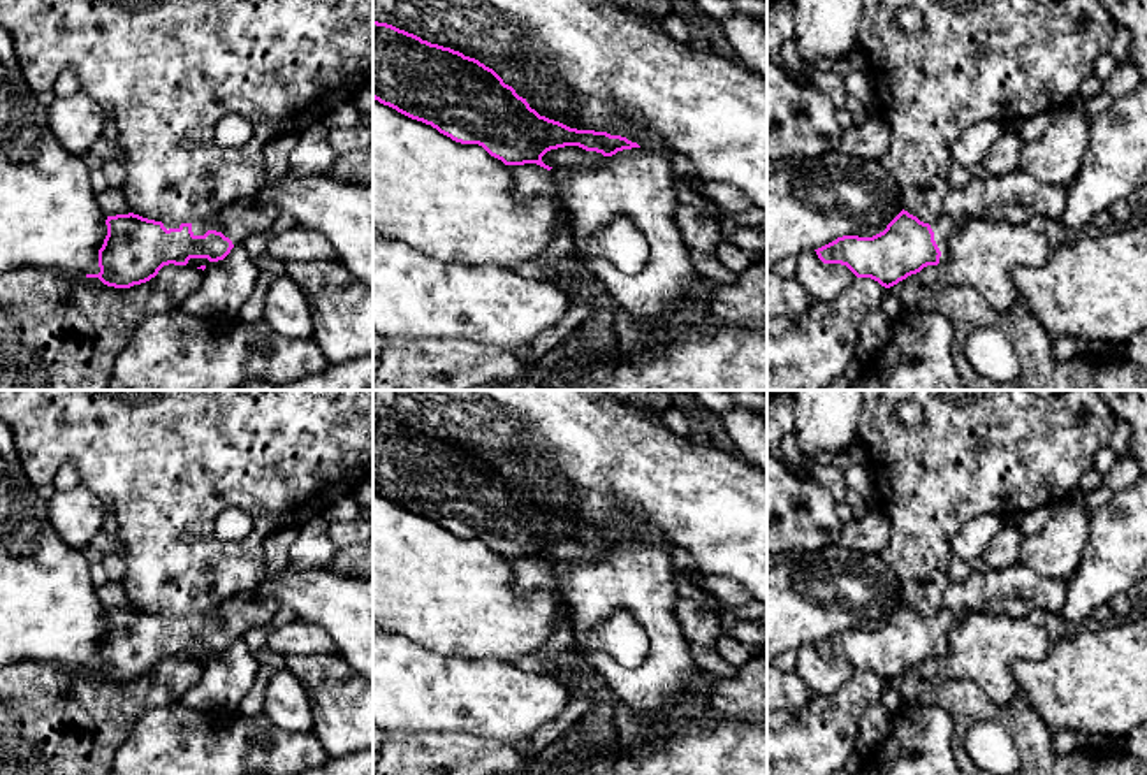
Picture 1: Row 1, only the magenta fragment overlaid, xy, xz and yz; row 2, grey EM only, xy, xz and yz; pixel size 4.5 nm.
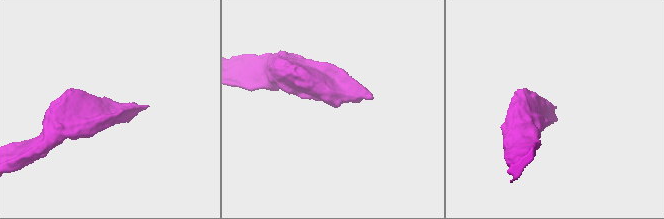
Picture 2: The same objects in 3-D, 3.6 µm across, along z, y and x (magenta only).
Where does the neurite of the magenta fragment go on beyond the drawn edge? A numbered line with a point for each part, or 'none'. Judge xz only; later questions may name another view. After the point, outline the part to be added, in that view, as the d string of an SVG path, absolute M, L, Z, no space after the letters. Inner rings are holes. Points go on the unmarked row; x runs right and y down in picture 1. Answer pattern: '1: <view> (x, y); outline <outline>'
1: xz (635, 579); outline M632 541L607 550L596 562L552 561L551 566L563 578L577 652L602 673L640 724L665 719L670 706L686 696L686 680L698 671L676 620L679 598L670 548ZM616 612L630 613L649 638L649 654L635 668L621 666L588 645L591 631Z

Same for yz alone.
1: yz (942, 621); outline M941 608L938 613L934 613L932 617L929 617L932 626L934 626L934 634L941 645L939 655L946 655L948 652L948 631L950 627L959 620L959 615L955 615L952 610L948 608Z

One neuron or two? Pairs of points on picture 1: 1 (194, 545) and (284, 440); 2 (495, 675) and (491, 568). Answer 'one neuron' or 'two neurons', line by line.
1: one neuron
2: two neurons

